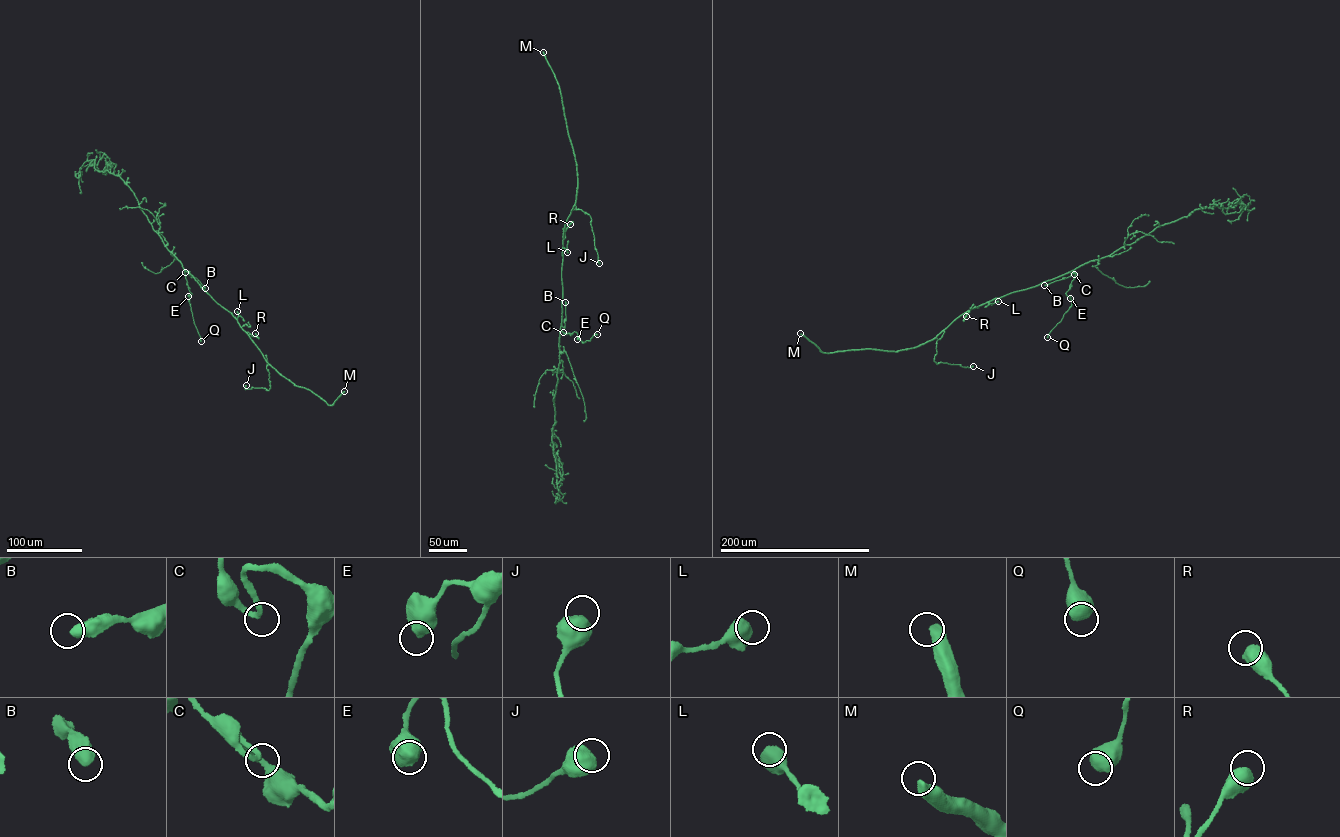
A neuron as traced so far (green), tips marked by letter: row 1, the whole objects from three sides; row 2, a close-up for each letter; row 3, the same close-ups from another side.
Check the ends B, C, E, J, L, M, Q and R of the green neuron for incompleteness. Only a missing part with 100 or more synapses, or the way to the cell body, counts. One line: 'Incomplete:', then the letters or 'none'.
Incomplete: M

